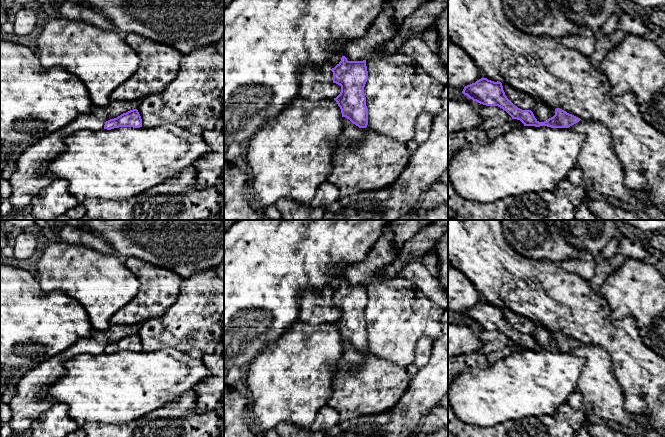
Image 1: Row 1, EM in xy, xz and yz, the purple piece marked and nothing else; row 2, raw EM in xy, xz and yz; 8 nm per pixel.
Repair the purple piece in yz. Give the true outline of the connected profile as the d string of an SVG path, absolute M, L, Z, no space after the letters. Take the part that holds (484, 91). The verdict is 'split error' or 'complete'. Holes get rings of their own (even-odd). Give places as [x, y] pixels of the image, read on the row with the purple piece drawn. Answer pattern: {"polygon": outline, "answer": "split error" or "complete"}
{"polygon": "M481 78L475 83L465 86L462 93L480 104L502 108L512 119L520 120L524 126L569 128L581 120L560 108L556 108L553 117L547 121L539 122L531 110L522 110L507 98L501 82L494 82L487 78Z", "answer": "complete"}

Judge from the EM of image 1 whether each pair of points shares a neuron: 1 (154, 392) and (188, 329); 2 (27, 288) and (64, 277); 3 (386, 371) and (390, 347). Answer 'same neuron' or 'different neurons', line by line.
1: different neurons
2: different neurons
3: different neurons

